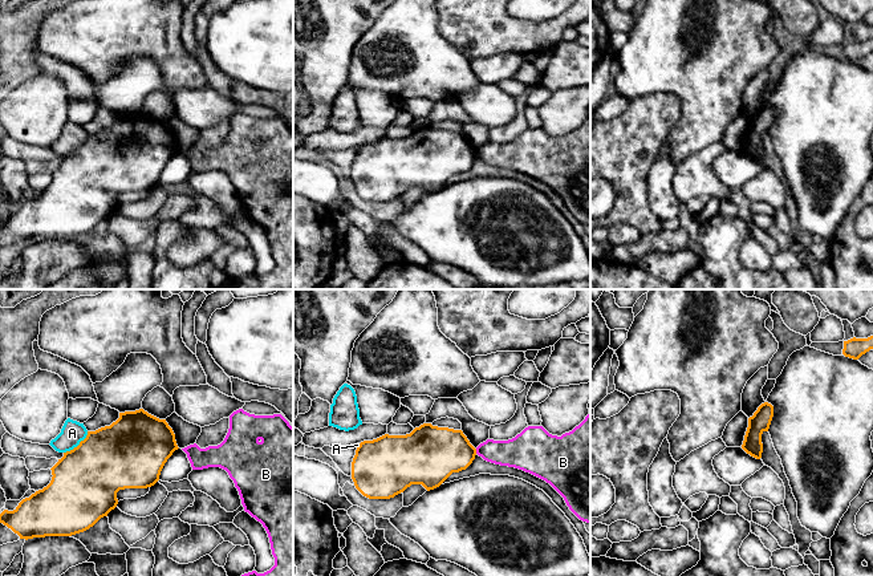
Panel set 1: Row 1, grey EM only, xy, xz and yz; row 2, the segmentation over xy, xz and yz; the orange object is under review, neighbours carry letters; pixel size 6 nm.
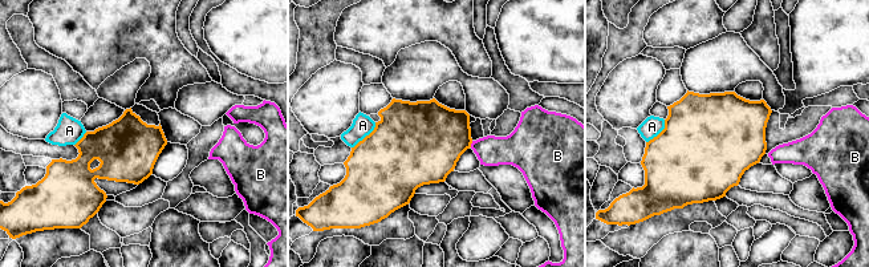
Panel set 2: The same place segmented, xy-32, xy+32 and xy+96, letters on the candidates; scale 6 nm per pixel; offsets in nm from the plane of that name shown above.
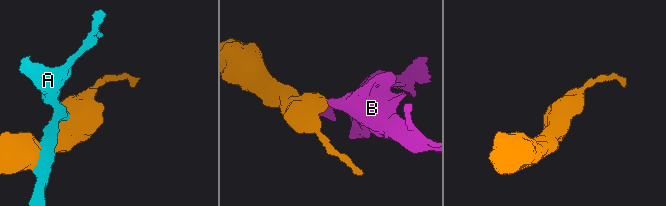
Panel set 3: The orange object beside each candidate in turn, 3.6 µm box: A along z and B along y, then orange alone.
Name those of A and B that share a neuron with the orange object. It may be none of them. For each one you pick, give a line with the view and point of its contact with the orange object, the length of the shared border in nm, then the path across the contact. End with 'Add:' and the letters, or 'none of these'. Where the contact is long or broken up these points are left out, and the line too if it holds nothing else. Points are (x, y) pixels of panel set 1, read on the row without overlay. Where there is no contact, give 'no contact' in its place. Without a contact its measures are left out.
Add: none of these

